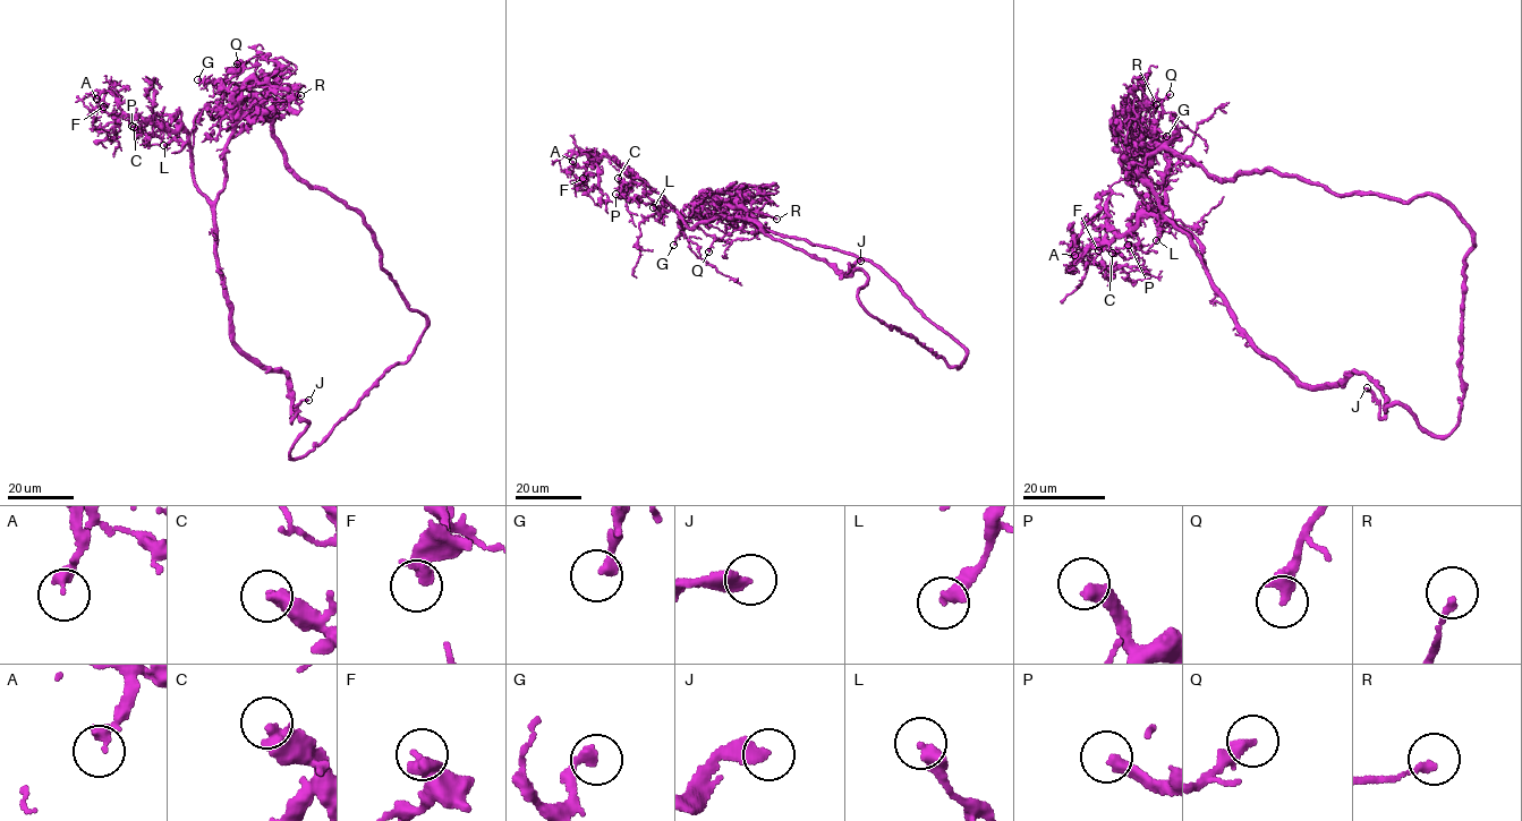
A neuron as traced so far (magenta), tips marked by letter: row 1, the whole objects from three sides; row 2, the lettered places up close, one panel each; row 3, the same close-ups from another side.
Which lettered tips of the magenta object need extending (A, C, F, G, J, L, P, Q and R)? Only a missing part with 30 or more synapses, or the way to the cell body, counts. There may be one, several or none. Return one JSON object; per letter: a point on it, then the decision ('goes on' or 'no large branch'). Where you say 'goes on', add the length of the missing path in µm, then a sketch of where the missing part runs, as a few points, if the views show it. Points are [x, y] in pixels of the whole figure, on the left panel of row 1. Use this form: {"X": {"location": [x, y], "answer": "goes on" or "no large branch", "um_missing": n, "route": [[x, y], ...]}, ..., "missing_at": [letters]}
{"A": {"location": [96, 99], "answer": "no large branch"}, "C": {"location": [134, 127], "answer": "no large branch"}, "F": {"location": [103, 107], "answer": "no large branch"}, "G": {"location": [197, 79], "answer": "no large branch"}, "J": {"location": [308, 400], "answer": "goes on", "um_missing": 25, "route": [[308, 400], [322, 398], [349, 377], [364, 377]]}, "L": {"location": [163, 145], "answer": "no large branch"}, "P": {"location": [132, 126], "answer": "goes on", "um_missing": 10, "route": [[132, 126], [120, 113], [109, 117]]}, "Q": {"location": [237, 63], "answer": "no large branch"}, "R": {"location": [300, 95], "answer": "no large branch"}, "missing_at": ["J", "P"]}

